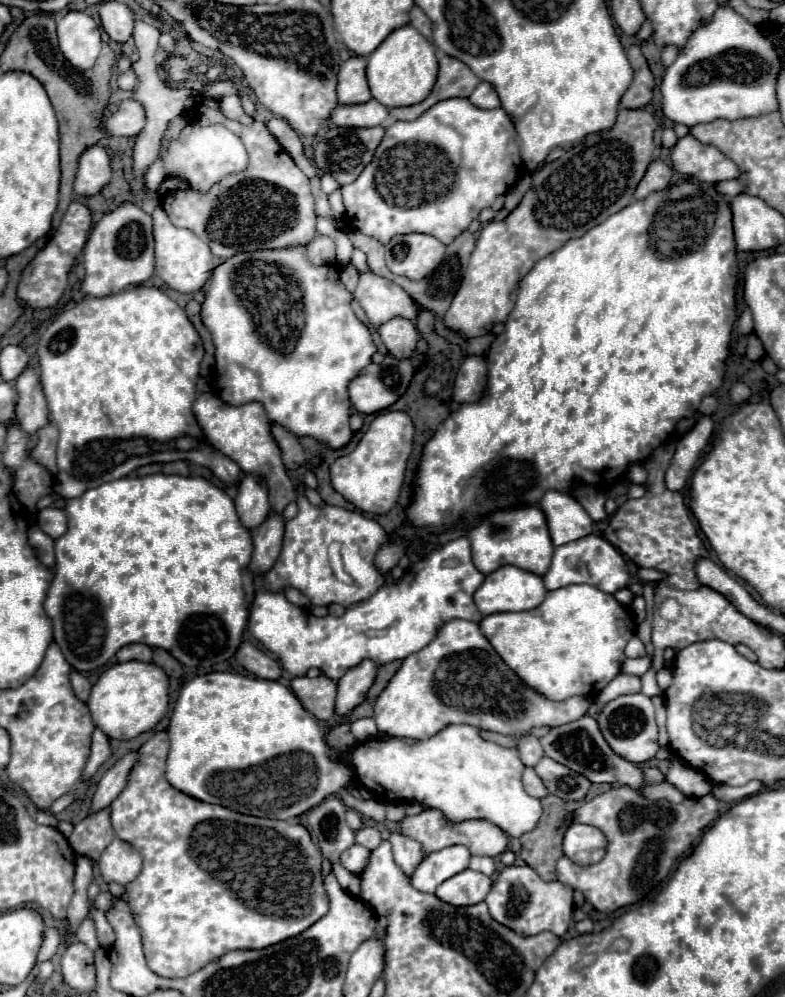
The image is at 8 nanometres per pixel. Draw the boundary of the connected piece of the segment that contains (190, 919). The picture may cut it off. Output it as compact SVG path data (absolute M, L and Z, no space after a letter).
M156 732L138 750L138 760L128 774L128 784L124 786L120 796L110 806L110 822L112 822L116 836L134 844L134 848L140 852L142 860L144 860L140 874L130 884L124 886L122 900L132 910L134 920L142 932L142 946L144 946L144 954L148 960L148 968L152 972L156 972L158 976L164 976L164 978L184 978L184 976L194 974L196 970L204 968L210 960L216 960L218 956L222 956L230 950L248 950L248 948L258 950L258 948L266 948L270 944L278 944L290 936L298 936L300 932L310 928L310 924L314 924L316 920L320 920L328 912L328 896L326 896L326 890L322 884L322 874L320 874L320 862L322 862L320 848L312 842L310 832L300 822L270 820L270 818L256 818L256 816L238 814L234 810L228 810L228 808L222 808L216 804L206 804L202 800L196 800L196 798L180 792L180 790L172 788L164 776L164 760L168 756L168 748L170 748L168 734Z

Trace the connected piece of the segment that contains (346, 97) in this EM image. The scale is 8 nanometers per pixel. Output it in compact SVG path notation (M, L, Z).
M352 56L338 68L338 102L340 104L362 104L372 98L366 82L366 60Z

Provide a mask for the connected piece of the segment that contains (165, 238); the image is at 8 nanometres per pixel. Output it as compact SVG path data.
M156 206L152 218L154 218L154 242L156 242L156 276L162 278L164 284L170 286L172 290L186 294L198 292L210 278L212 270L216 268L208 244L202 242L188 228L176 228L160 206Z

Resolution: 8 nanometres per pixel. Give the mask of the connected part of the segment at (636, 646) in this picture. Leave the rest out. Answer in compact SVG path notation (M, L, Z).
M634 636L628 644L626 644L626 656L628 658L638 658L638 656L646 656L646 646L642 644L642 640L638 636Z

